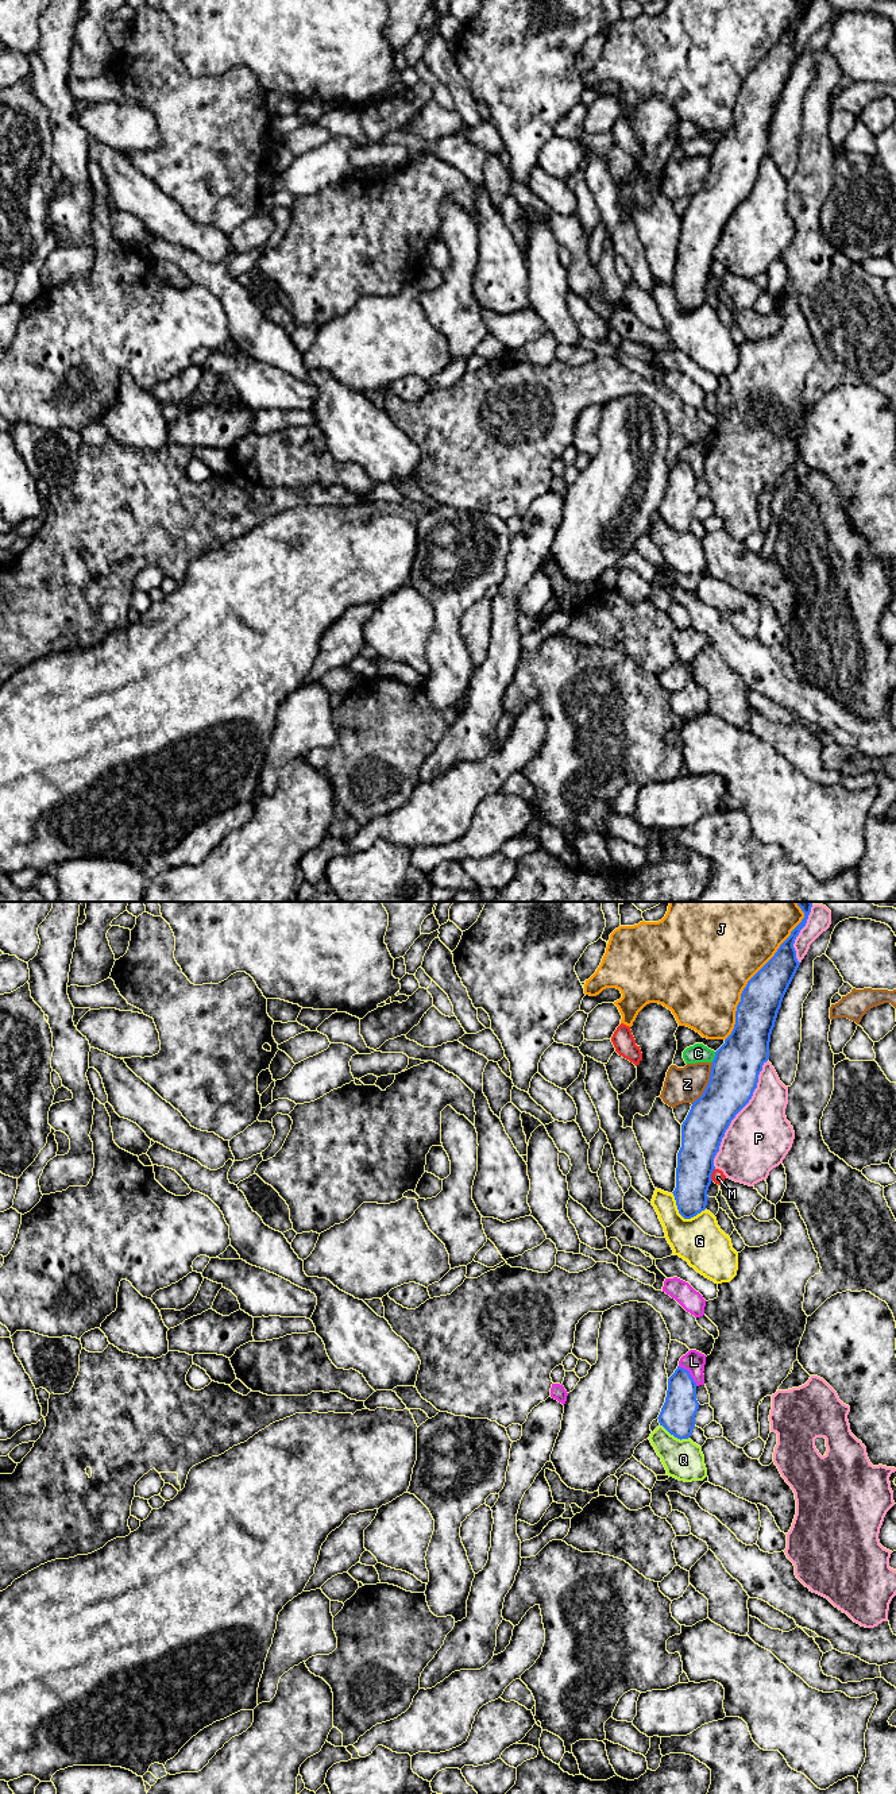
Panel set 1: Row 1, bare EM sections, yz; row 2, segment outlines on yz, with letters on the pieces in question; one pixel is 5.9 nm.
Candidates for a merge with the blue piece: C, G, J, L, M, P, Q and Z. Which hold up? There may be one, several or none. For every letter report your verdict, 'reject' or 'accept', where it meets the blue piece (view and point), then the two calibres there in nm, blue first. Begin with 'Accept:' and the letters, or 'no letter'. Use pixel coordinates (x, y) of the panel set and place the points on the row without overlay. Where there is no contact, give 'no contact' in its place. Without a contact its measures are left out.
Accept: no letter
C: reject | yz (714, 150) | 280/110 nm
G: reject | yz (682, 308) | 200/280 nm
J: reject | yz (756, 66) | 240/480 nm
L: reject | yz (690, 467) | 200/130 nm
M: reject | yz (711, 266) | 240/80 nm
P: reject | yz (737, 205) | 280/380 nm
Q: reject | yz (675, 529) | 200/240 nm
Z: reject | yz (707, 177) | 280/220 nm

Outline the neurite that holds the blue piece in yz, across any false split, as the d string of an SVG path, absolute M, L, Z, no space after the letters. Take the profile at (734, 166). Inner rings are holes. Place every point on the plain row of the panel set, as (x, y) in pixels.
M800 0L804 5L802 15L791 24L791 28L780 38L775 49L748 74L741 86L741 94L735 104L735 117L731 127L725 132L725 136L715 144L712 153L710 174L703 188L695 193L691 202L681 217L681 240L677 246L676 261L676 281L672 285L676 293L679 306L684 312L691 312L706 302L707 283L711 277L711 267L715 262L714 251L719 244L722 231L729 221L735 208L749 196L757 181L758 167L762 163L762 158L769 153L769 135L771 127L775 120L777 105L781 100L783 90L800 58L796 51L796 43L793 40L795 32L800 23L806 19L811 0Z

